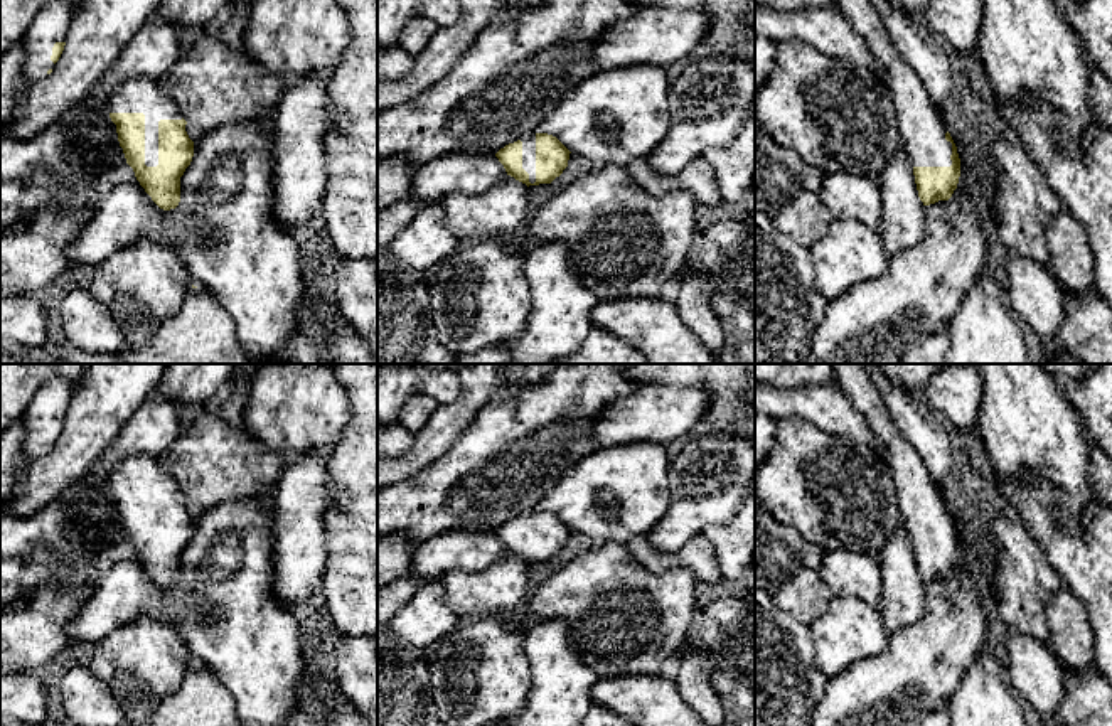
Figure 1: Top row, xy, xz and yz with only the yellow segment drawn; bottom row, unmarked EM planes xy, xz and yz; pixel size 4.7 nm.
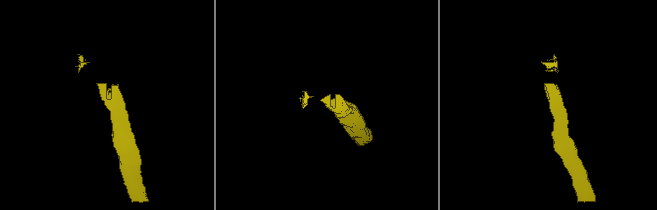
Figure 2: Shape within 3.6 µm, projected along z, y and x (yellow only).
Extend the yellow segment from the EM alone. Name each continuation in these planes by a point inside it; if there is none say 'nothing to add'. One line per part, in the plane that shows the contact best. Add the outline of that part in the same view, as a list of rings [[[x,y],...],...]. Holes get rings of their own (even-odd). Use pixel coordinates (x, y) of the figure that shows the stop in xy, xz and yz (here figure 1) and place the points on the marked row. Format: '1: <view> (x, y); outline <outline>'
1: xy (140, 95); outline [[[135,77],[118,84],[108,98],[108,111],[145,115],[147,167],[158,165],[158,121],[184,118],[165,84],[148,77]]]

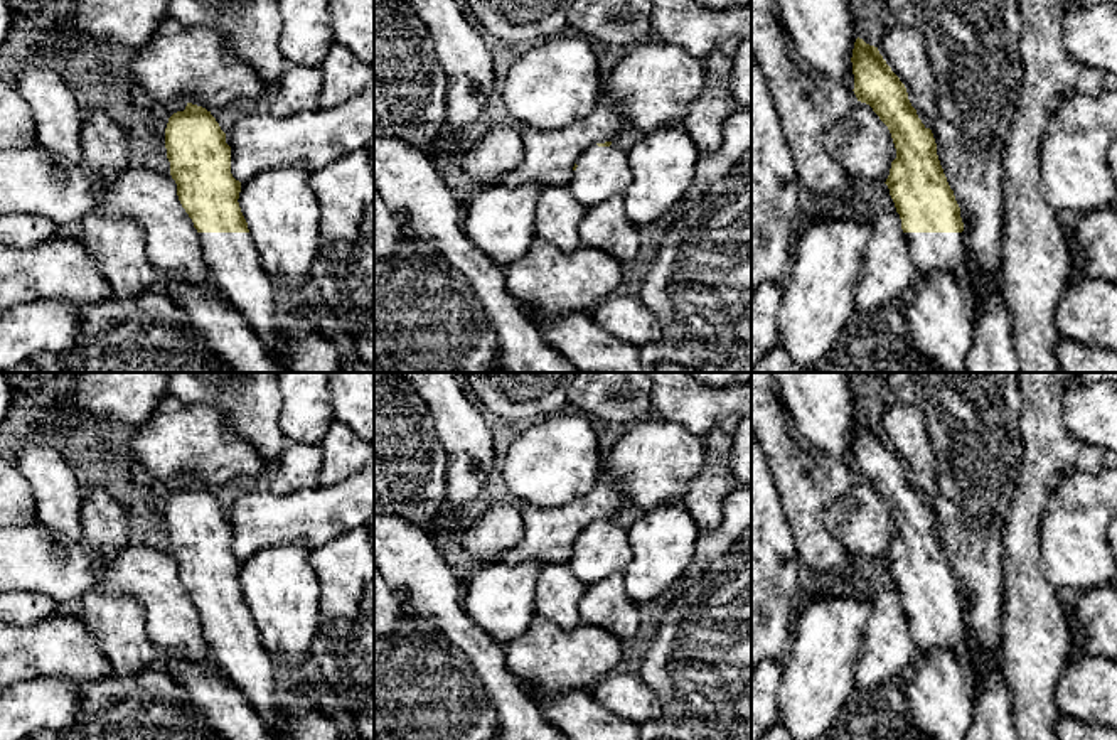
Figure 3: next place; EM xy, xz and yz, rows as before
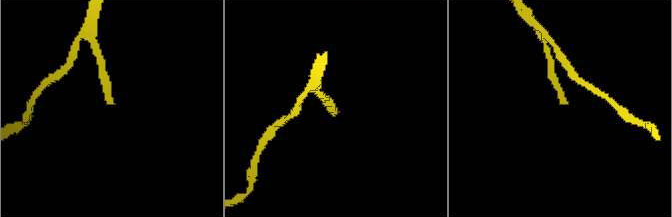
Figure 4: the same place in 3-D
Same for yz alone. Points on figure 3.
1: yz (932, 252); outline [[[905,233],[918,282],[935,271],[960,275],[967,256],[964,233]]]

